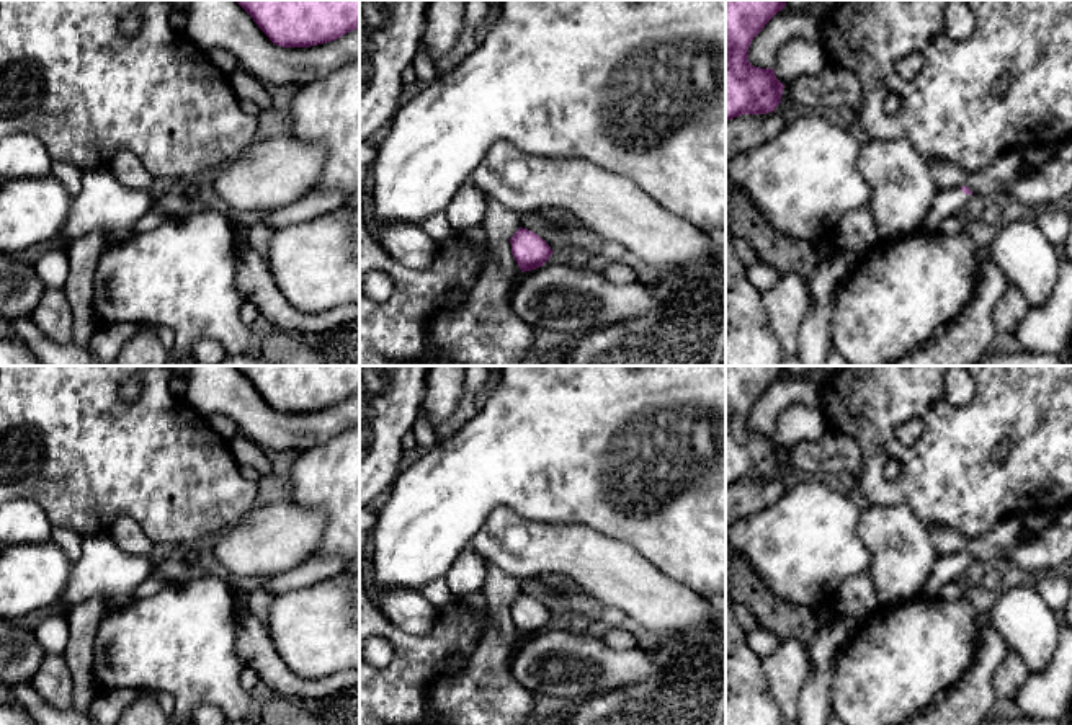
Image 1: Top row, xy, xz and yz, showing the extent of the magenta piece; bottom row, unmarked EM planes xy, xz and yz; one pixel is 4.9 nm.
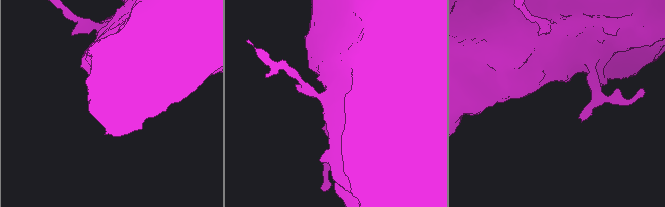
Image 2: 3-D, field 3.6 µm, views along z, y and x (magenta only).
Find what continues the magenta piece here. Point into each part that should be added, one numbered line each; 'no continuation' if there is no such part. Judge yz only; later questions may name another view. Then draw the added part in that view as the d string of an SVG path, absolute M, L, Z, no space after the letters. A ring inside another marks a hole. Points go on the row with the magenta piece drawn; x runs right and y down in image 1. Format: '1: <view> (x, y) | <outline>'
1: yz (953, 201) | M961 188L940 189L920 232L941 234L941 222L949 216L963 214L969 199L971 194L964 194Z

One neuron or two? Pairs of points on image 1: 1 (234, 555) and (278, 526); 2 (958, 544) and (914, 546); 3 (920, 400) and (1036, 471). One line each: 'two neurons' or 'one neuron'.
1: one neuron
2: two neurons
3: one neuron

